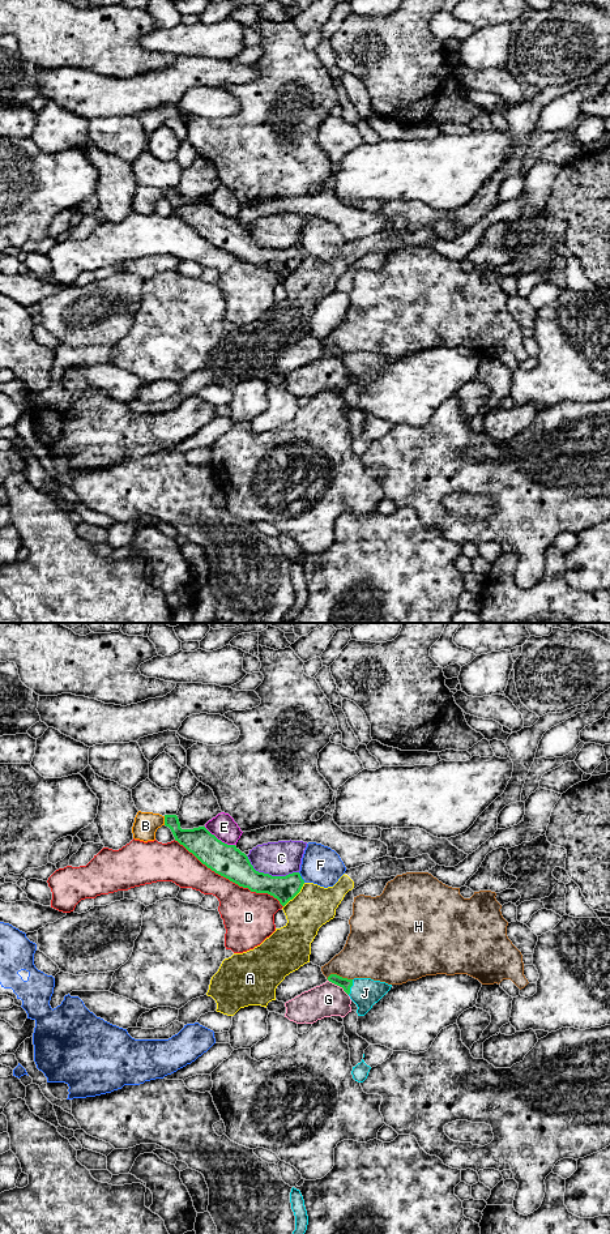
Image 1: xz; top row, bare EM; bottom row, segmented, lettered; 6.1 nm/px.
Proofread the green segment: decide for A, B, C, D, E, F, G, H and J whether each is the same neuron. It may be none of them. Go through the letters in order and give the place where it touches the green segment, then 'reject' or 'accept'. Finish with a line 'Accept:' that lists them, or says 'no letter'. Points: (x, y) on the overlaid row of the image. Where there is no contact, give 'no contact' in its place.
A: meets green in xz at (295, 895); reject
B: meets green in xz at (165, 820); reject
C: meets green in xz at (271, 875); reject
D: meets green in xz at (229, 879); reject
E: meets green in xz at (220, 840); reject
F: meets green in xz at (301, 878); reject
G: meets green in xz at (338, 985); reject
H: meets green in xz at (338, 976); reject
J: meets green in xz at (349, 987); accept
Accept: J

